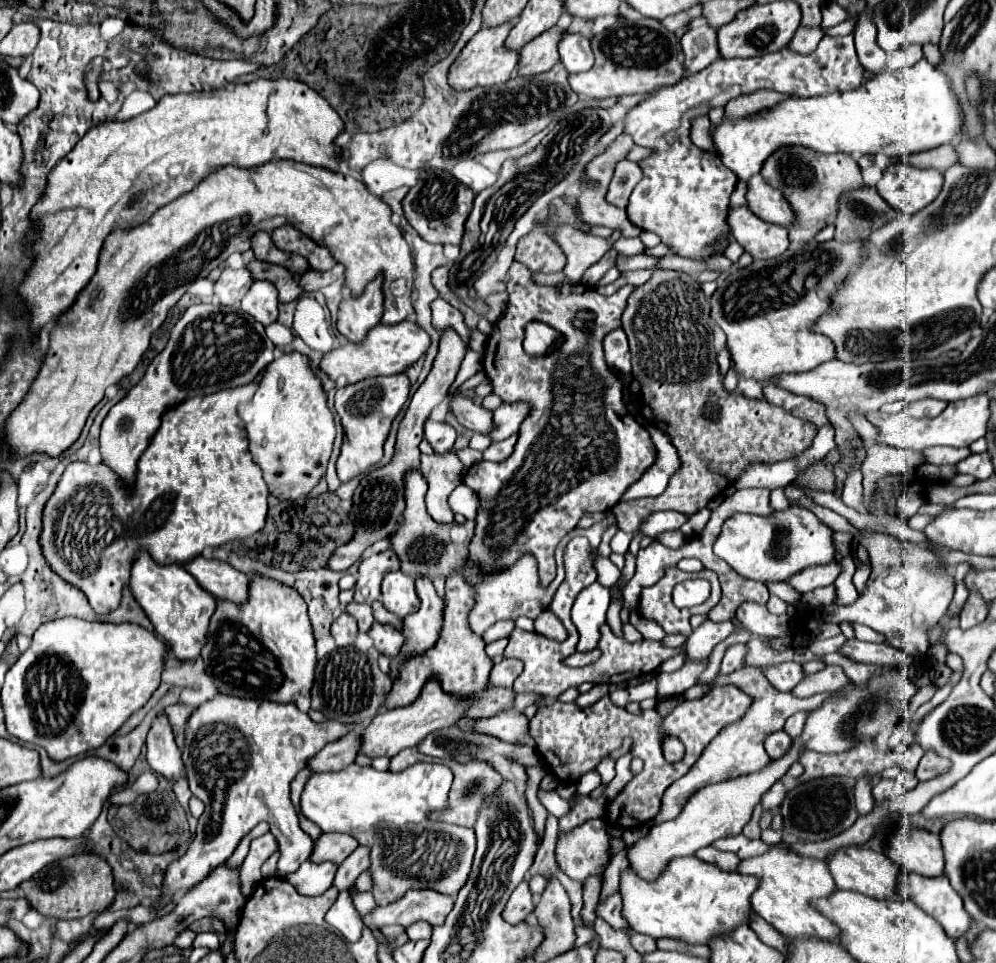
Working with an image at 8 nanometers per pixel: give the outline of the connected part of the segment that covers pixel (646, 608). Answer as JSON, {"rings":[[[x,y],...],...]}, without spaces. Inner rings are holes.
{"rings":[[[668,568],[668,570],[664,572],[664,576],[662,576],[656,584],[652,584],[652,586],[648,586],[648,588],[642,590],[642,594],[640,594],[640,614],[656,620],[656,622],[666,630],[666,634],[684,634],[684,636],[688,636],[688,634],[692,634],[690,618],[692,618],[694,614],[708,614],[708,612],[720,602],[720,594],[722,594],[722,592],[720,592],[720,584],[718,584],[718,578],[716,578],[716,574],[714,574],[712,570],[682,572],[682,570],[678,570],[678,568]],[[690,578],[706,578],[706,580],[712,584],[712,594],[710,594],[710,598],[708,598],[704,604],[700,604],[700,606],[696,606],[696,608],[676,608],[674,602],[672,602],[672,590],[674,590],[674,586],[676,586],[678,582],[684,582],[684,580],[690,580]]]}

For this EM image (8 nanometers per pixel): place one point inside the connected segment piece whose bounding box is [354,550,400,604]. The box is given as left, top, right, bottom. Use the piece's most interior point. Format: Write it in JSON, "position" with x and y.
{"position":[372,570]}

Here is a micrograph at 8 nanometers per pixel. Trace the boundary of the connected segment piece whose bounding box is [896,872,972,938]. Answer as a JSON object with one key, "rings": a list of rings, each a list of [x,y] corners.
{"rings":[[[902,872],[896,892],[900,898],[912,900],[916,906],[934,916],[950,938],[962,938],[970,928],[972,918],[964,910],[962,898],[950,886],[946,876],[924,878],[920,874]]]}

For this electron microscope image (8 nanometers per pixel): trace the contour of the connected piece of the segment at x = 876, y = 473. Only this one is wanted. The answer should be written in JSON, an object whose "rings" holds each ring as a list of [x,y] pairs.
{"rings":[[[882,444],[868,448],[868,456],[861,465],[864,500],[870,502],[874,482],[880,480],[884,474],[910,472],[920,468],[922,464],[926,464],[926,456],[920,450],[900,450]]]}

